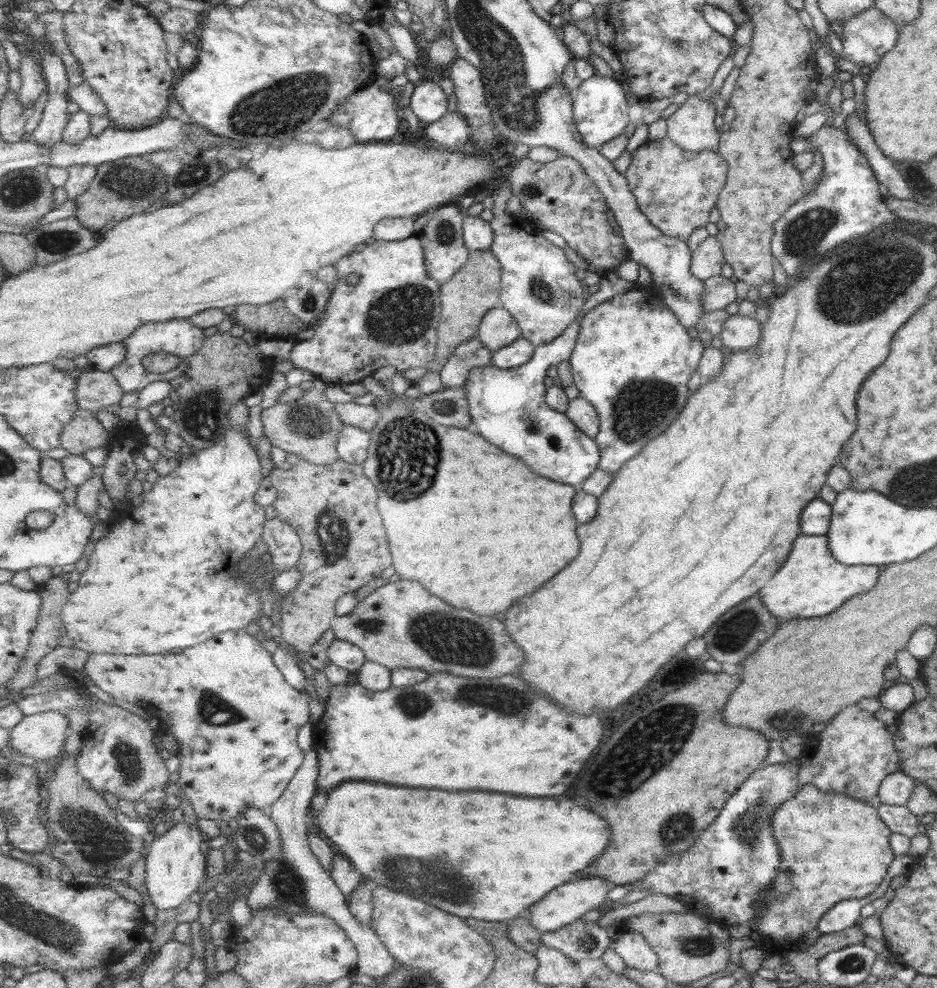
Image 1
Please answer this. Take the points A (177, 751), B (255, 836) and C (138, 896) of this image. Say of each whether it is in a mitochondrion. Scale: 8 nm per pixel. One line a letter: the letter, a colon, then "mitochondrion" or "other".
A: other
B: mitochondrion
C: other

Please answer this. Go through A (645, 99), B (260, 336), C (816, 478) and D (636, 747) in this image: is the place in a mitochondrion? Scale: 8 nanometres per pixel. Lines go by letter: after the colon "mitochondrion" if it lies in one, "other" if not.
A: other
B: other
C: other
D: mitochondrion

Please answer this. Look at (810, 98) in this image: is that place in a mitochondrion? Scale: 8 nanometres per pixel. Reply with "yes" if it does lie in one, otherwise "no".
no

